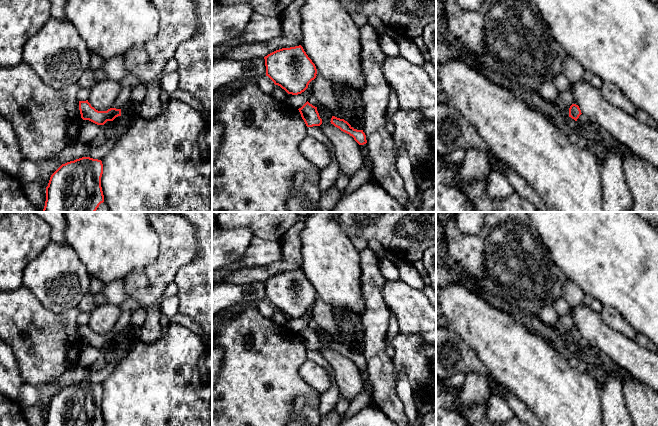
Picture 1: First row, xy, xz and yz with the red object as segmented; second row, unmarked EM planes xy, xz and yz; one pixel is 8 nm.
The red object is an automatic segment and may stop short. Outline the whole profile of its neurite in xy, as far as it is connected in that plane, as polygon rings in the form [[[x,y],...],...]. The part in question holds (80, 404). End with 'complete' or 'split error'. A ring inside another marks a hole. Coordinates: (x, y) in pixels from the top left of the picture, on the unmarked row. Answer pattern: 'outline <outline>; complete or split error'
outline [[[82,381],[62,388],[50,401],[45,426],[104,426],[101,384]]]; complete

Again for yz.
outline [[[572,328],[569,332],[569,341],[571,341],[572,343],[574,343],[575,345],[577,345],[577,343],[579,342],[579,340],[581,339],[581,334],[579,332],[578,329],[576,328]]]; complete

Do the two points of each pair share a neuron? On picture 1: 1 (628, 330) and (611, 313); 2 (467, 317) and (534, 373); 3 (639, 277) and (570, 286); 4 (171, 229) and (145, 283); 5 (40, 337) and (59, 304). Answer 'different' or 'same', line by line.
1: same
2: same
3: different
4: same
5: different

